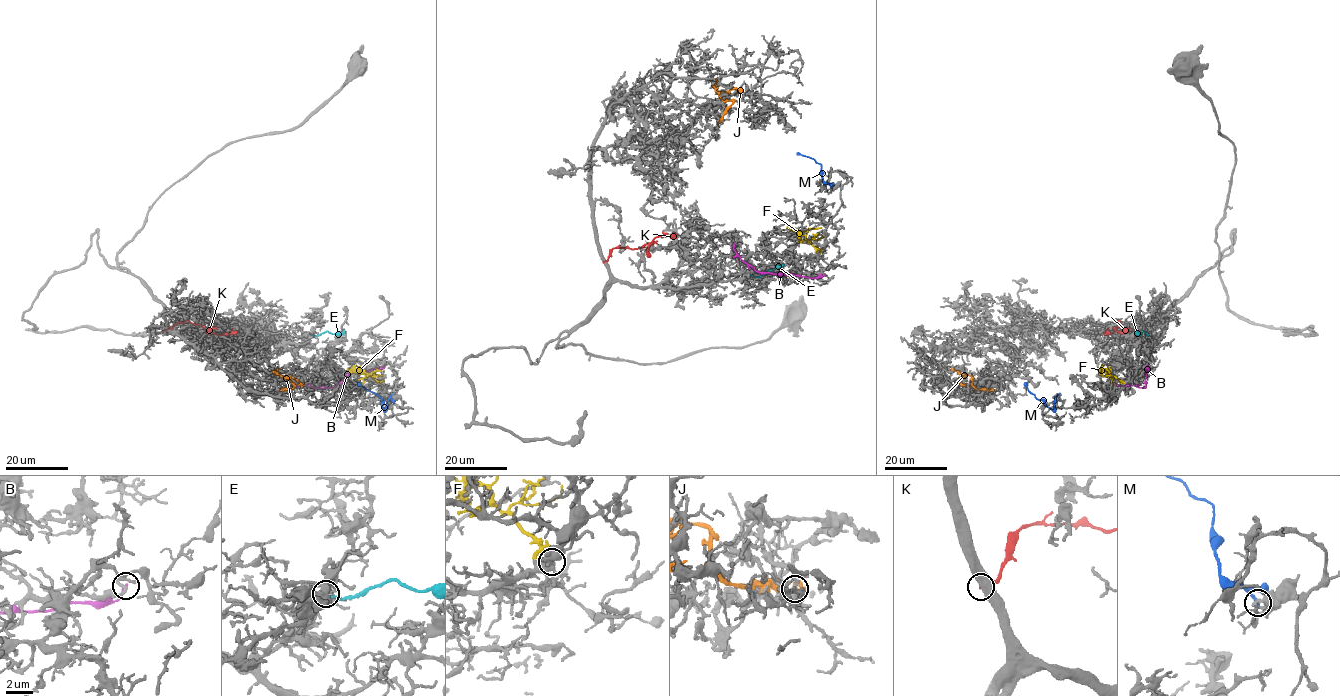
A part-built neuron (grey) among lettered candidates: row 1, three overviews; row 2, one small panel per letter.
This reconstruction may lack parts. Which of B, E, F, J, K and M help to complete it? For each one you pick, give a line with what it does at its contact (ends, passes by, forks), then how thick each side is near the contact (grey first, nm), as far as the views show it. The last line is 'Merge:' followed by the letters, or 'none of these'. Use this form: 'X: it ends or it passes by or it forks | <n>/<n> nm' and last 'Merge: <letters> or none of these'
F: it ends | 420/200 nm
Merge: F

